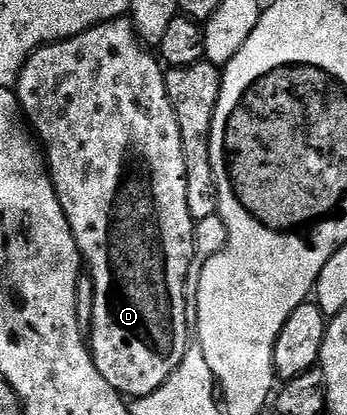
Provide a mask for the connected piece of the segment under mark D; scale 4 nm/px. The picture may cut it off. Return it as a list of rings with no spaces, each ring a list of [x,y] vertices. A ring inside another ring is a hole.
[[[129,16],[117,17],[99,25],[93,25],[80,35],[37,49],[18,72],[16,92],[25,120],[44,150],[50,177],[54,180],[54,190],[60,199],[60,207],[64,207],[64,215],[72,227],[72,235],[82,253],[88,276],[94,280],[94,314],[92,315],[92,327],[88,331],[88,344],[90,353],[94,357],[94,366],[98,368],[100,375],[104,375],[104,379],[108,379],[112,388],[122,394],[123,398],[146,397],[149,393],[156,392],[174,374],[176,367],[180,367],[188,348],[186,336],[189,333],[191,336],[192,333],[192,323],[185,317],[185,281],[188,267],[194,262],[196,222],[188,211],[184,147],[180,143],[180,127],[176,123],[176,111],[168,95],[166,73],[159,58],[139,39],[133,20]]]

